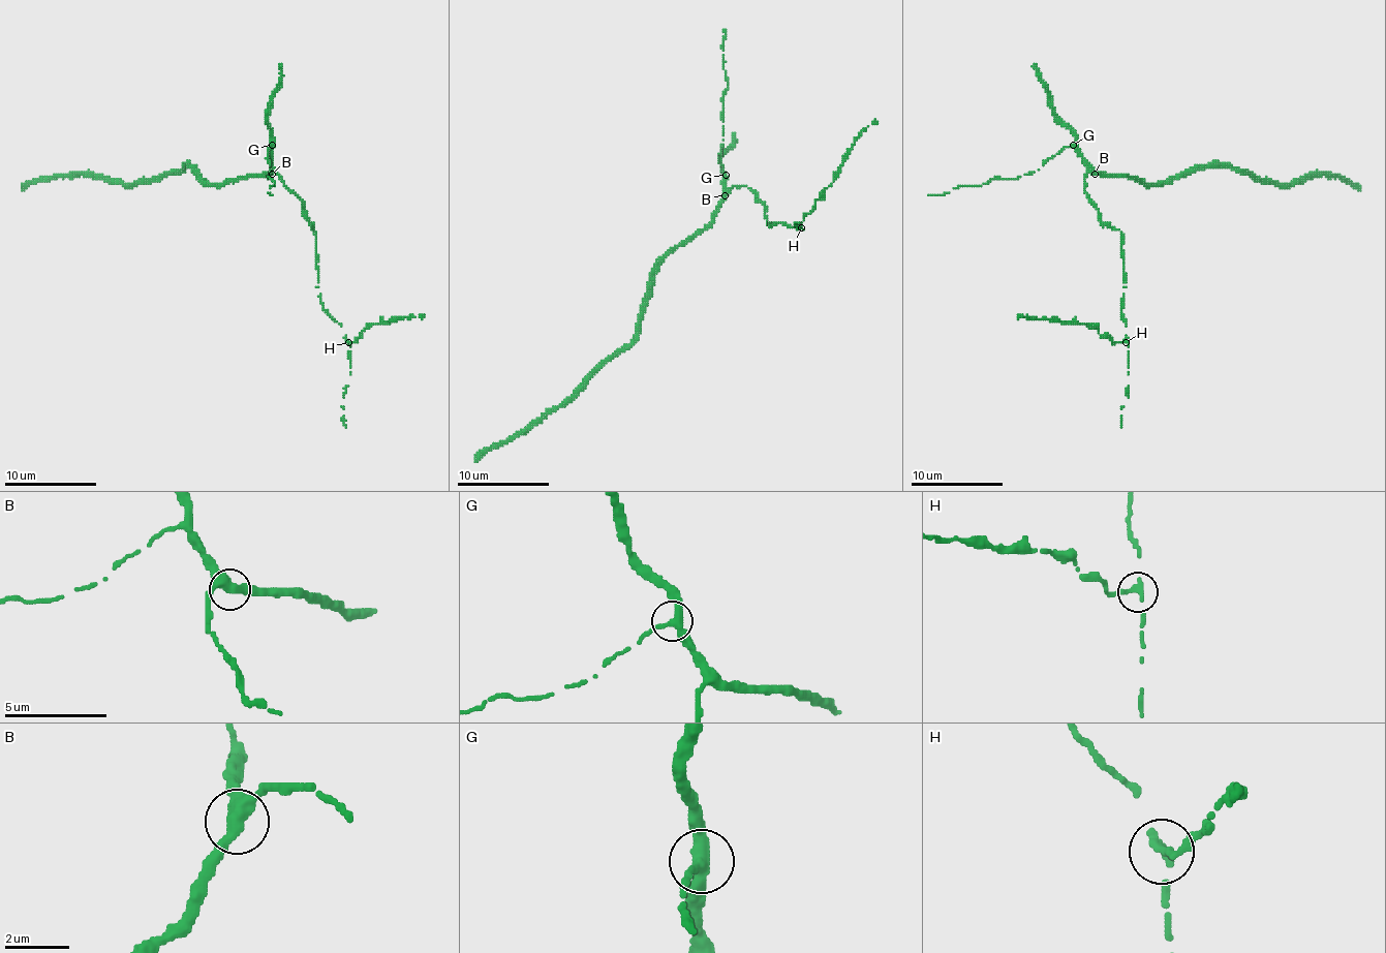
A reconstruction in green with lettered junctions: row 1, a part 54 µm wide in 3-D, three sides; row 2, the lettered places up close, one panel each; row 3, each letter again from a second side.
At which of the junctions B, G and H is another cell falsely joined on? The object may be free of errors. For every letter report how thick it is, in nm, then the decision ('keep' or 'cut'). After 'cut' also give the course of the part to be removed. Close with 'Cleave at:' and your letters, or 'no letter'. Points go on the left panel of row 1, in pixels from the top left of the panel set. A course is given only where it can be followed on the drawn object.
B: calibre 360 nm; keep
G: calibre 320 nm; keep
H: calibre 280 nm; keep
Cleave at: no letter

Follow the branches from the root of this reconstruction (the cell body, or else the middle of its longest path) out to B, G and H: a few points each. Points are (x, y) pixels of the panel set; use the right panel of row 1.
B: (1110, 177), (1094, 175)
G: (1110, 177), (1099, 175), (1073, 145)
H: (1110, 177), (1089, 172), (1084, 177), (1084, 192), (1094, 202), (1099, 218), (1121, 232), (1121, 316), (1126, 342)

